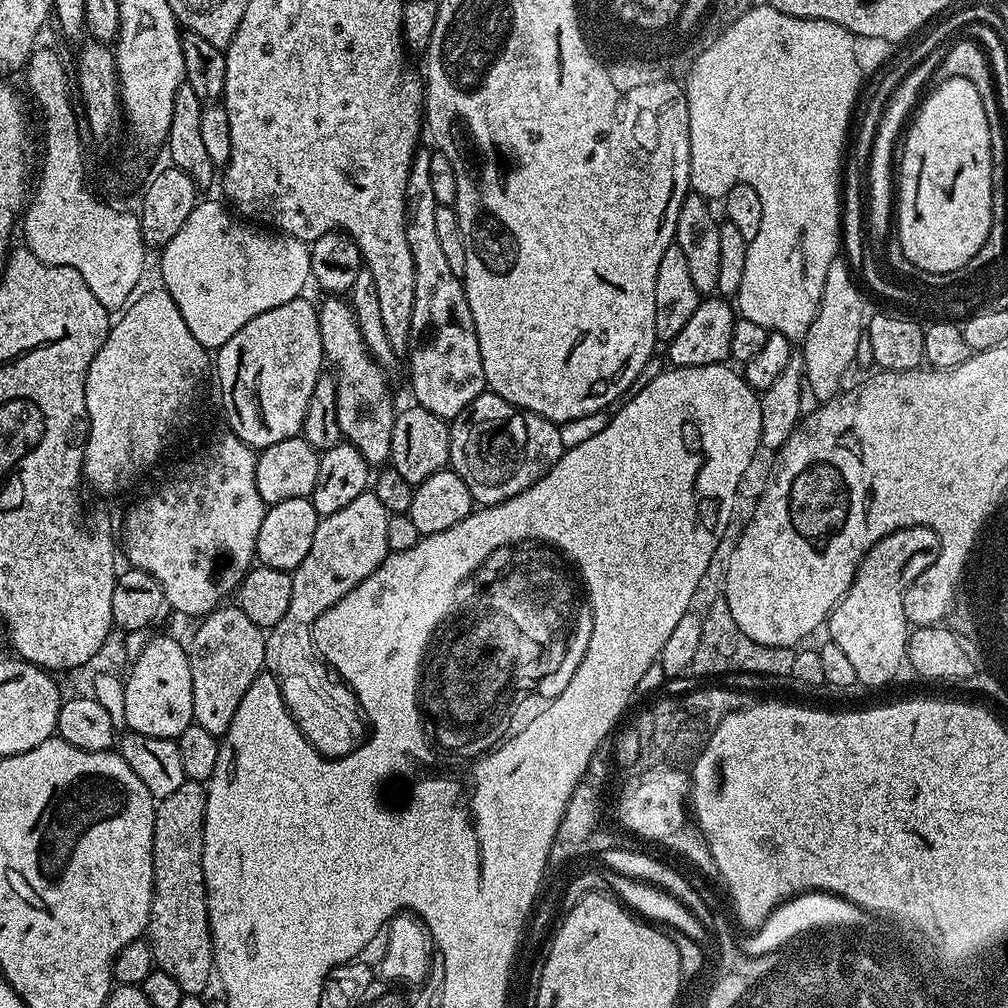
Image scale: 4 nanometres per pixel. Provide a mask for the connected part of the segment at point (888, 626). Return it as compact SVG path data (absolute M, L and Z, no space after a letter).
M919 524L891 532L860 559L852 585L832 609L826 629L827 639L842 646L861 685L880 688L899 674L900 667L905 667L910 625L904 613L904 596L939 553L938 534Z

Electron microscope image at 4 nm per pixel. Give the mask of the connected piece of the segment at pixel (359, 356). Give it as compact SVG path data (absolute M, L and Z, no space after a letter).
M324 298L328 300L319 301L318 311L320 314L320 333L322 334L322 350L324 351L325 361L332 364L331 371L336 378L336 393L338 394L338 426L340 435L349 444L366 458L369 466L384 466L389 463L392 455L390 448L390 438L394 430L396 421L397 405L392 405L392 392L388 389L388 380L385 369L380 367L368 352L366 342L362 342L362 330L358 328L358 322L352 313L352 305L344 298Z

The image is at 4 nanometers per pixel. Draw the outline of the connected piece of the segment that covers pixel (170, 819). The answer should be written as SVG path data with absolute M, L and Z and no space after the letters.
M185 778L182 786L174 790L156 805L154 838L152 839L152 905L148 919L146 939L152 947L156 967L161 968L178 986L185 996L199 996L207 993L208 983L214 980L212 962L212 935L208 925L208 895L202 870L202 838L206 818L208 789L201 781Z

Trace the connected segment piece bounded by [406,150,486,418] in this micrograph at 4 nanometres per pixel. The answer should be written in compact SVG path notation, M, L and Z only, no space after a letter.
M417 151L412 160L412 173L408 179L410 211L406 216L408 245L414 258L416 281L414 282L414 318L410 322L408 376L412 379L412 396L417 405L430 414L455 418L463 408L468 408L474 398L486 391L482 354L474 330L474 318L470 314L468 299L461 277L450 270L434 222L437 210L434 190L430 190L430 158L432 152Z

